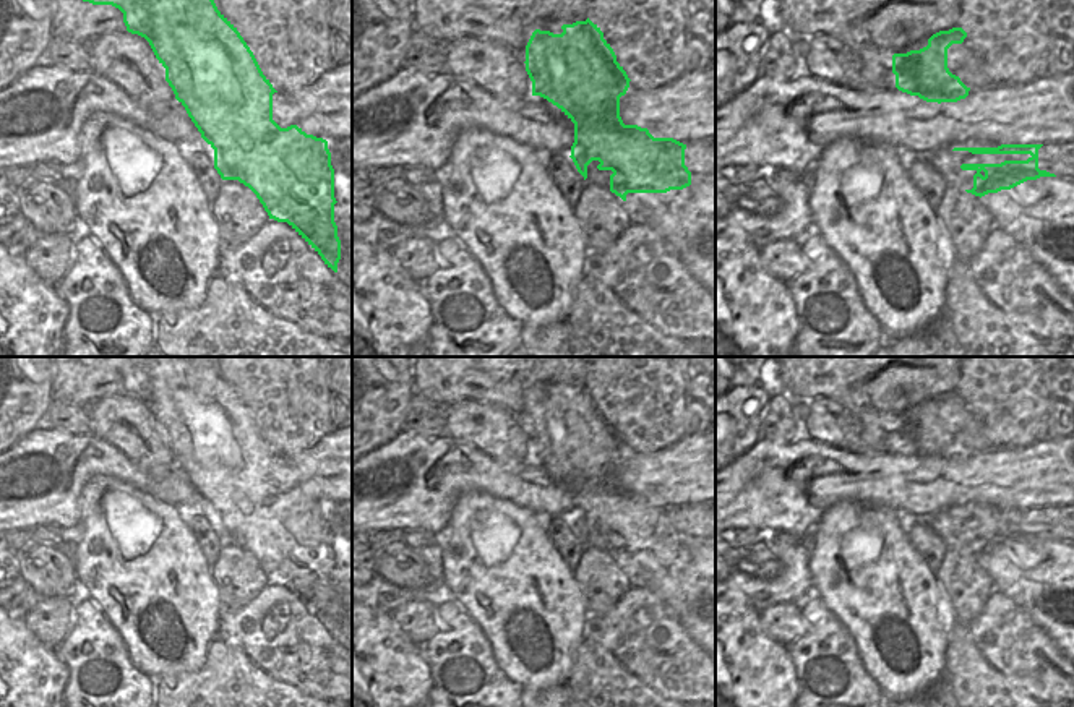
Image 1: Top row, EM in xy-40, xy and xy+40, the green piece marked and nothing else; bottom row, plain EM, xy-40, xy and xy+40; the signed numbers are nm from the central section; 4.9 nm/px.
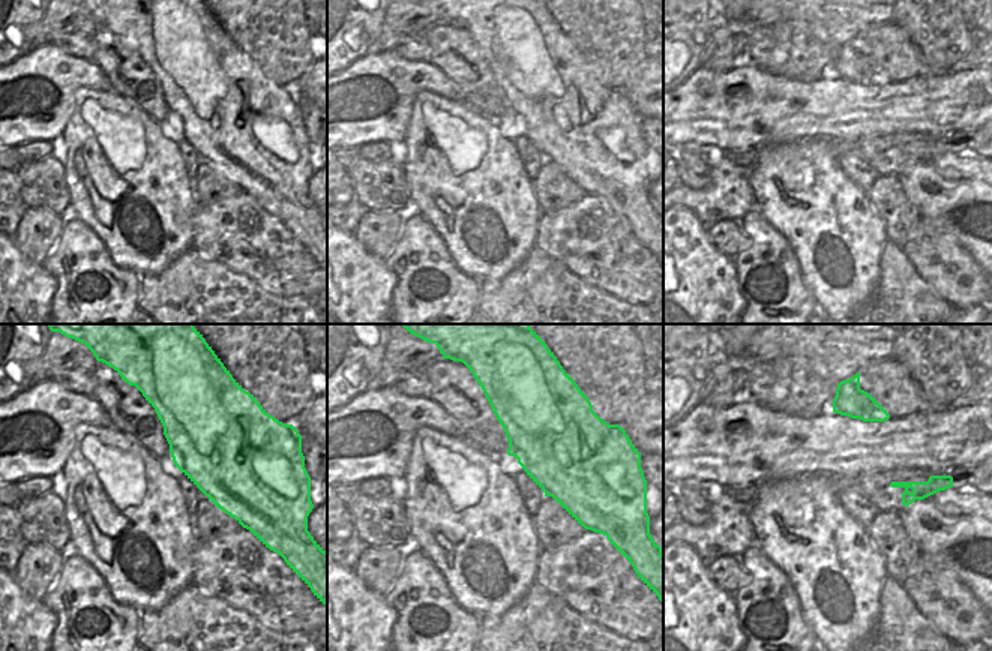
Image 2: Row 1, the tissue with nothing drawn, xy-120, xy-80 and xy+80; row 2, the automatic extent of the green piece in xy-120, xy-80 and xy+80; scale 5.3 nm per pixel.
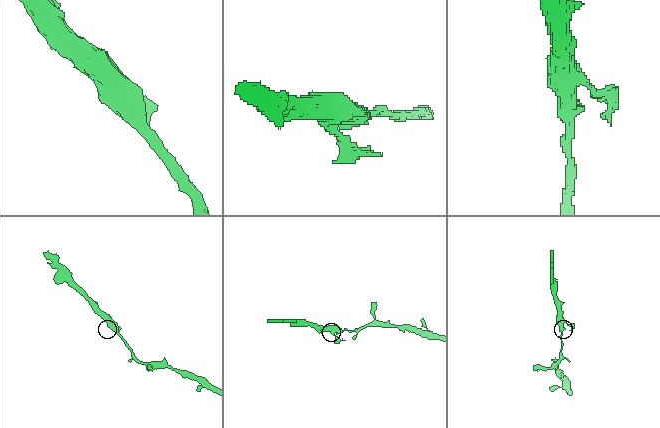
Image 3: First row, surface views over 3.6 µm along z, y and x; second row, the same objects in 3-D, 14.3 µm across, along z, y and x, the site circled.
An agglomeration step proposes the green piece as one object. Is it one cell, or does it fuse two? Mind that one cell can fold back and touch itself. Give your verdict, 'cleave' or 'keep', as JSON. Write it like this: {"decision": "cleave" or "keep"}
{"decision": "cleave"}

